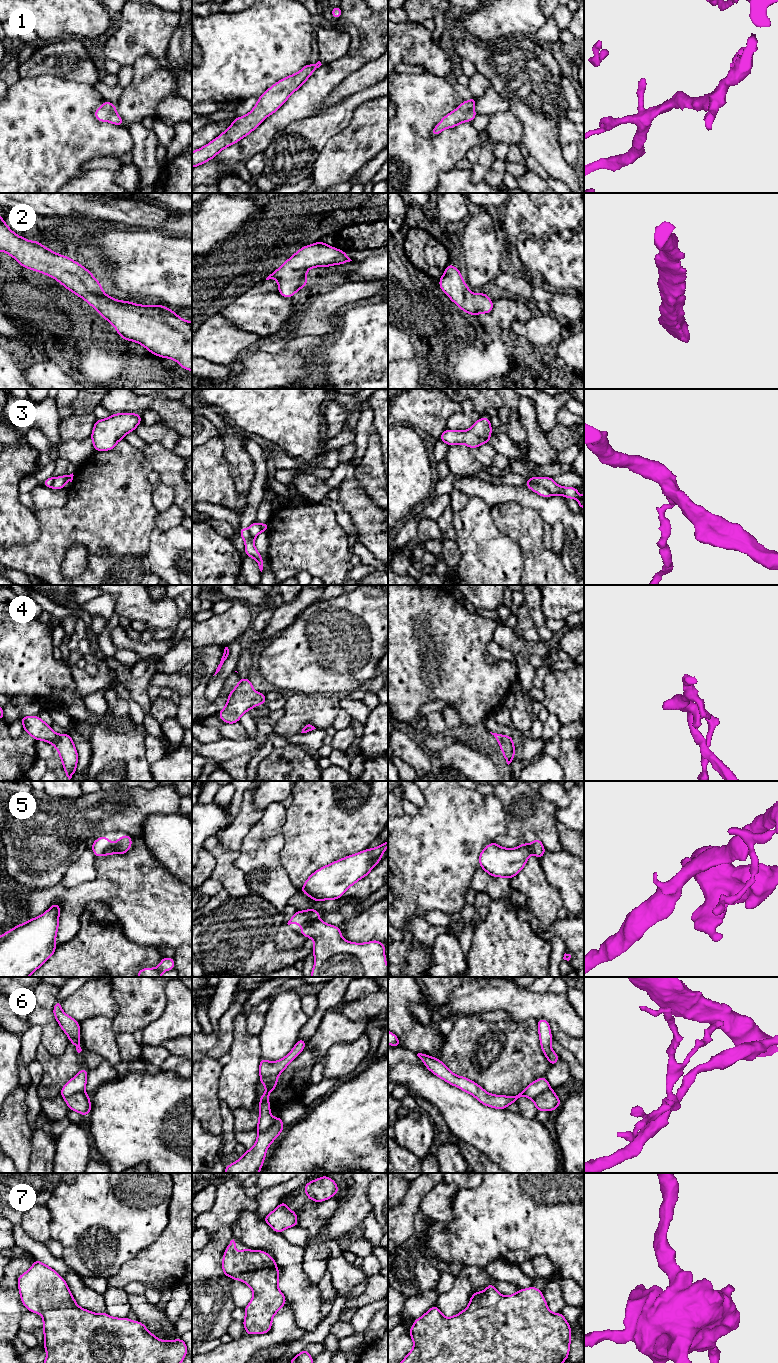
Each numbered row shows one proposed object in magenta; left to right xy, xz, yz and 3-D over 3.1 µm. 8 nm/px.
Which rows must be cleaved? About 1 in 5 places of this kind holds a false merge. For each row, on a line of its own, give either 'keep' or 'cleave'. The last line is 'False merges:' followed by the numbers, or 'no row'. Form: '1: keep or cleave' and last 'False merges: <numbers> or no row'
1: keep
2: keep
3: cleave
4: keep
5: keep
6: cleave
7: keep
False merges: 3, 6

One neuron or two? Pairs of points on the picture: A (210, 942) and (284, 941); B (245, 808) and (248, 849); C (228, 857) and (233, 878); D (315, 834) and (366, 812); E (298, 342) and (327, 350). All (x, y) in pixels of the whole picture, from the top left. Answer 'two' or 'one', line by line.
A: two
B: two
C: one
D: one
E: two

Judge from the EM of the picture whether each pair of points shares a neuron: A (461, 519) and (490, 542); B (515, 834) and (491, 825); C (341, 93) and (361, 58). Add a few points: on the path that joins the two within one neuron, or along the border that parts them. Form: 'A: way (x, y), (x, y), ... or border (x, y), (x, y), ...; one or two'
A: way (468, 525), (483, 540); one
B: border (504, 808), (506, 831), (494, 841); two
C: border (371, 60), (349, 74), (334, 89); two

